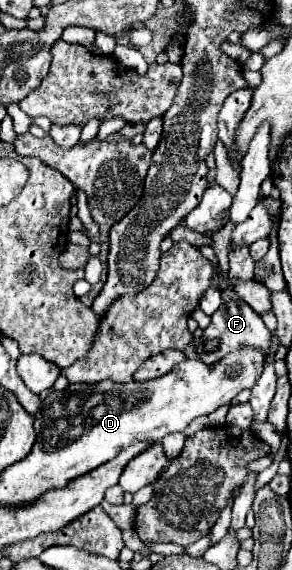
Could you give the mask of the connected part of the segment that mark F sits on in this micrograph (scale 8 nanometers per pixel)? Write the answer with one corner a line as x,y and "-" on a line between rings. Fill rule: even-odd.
224,289
222,291
222,305
212,315
212,323
208,325
208,329
204,329
204,335
200,339
194,339
184,349
184,355
188,359
202,359
204,363
216,363
224,355
240,349
240,347
260,349
260,351
264,351
264,357
266,357
270,353
270,349
272,349
272,333
266,329
262,317
248,303
244,303
232,289
-
204,343
210,343
208,345
210,349
206,349

